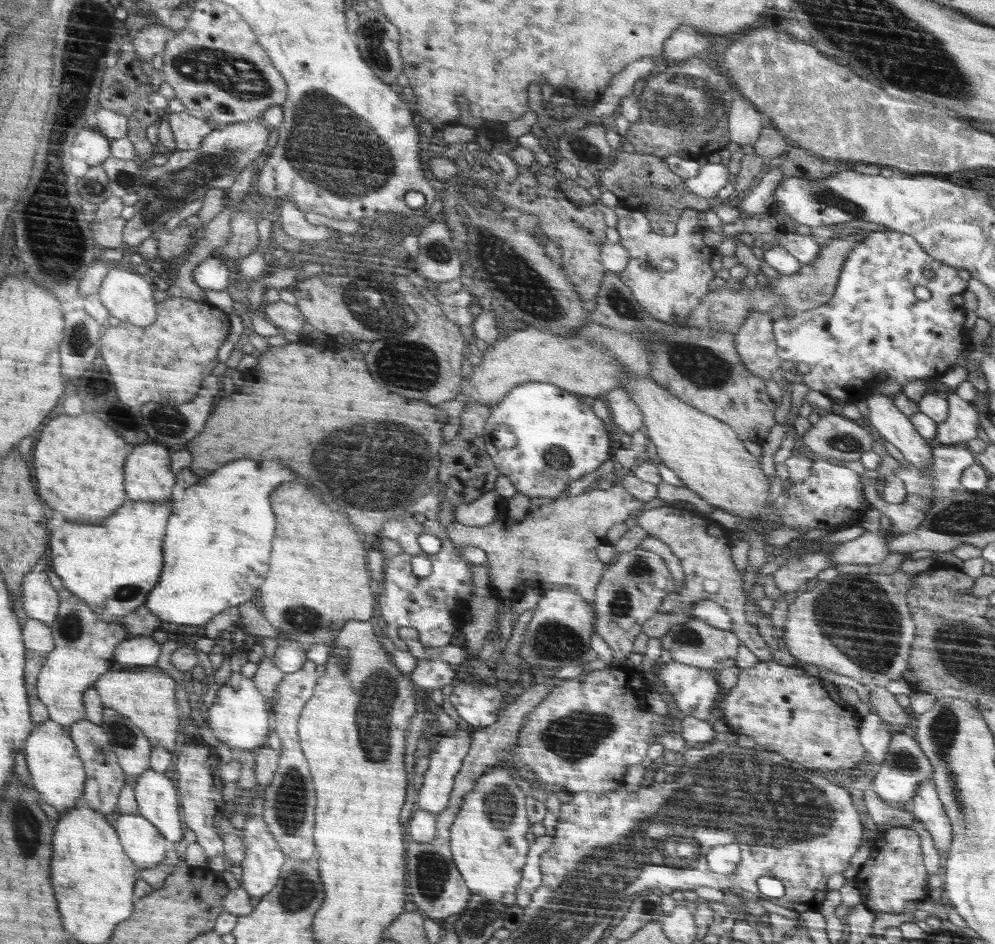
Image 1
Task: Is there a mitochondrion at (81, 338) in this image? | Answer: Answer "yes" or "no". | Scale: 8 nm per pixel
yes

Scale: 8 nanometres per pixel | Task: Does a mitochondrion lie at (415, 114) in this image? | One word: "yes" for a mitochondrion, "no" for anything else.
no

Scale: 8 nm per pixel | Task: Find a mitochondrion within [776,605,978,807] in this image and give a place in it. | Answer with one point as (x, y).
(906, 761)

